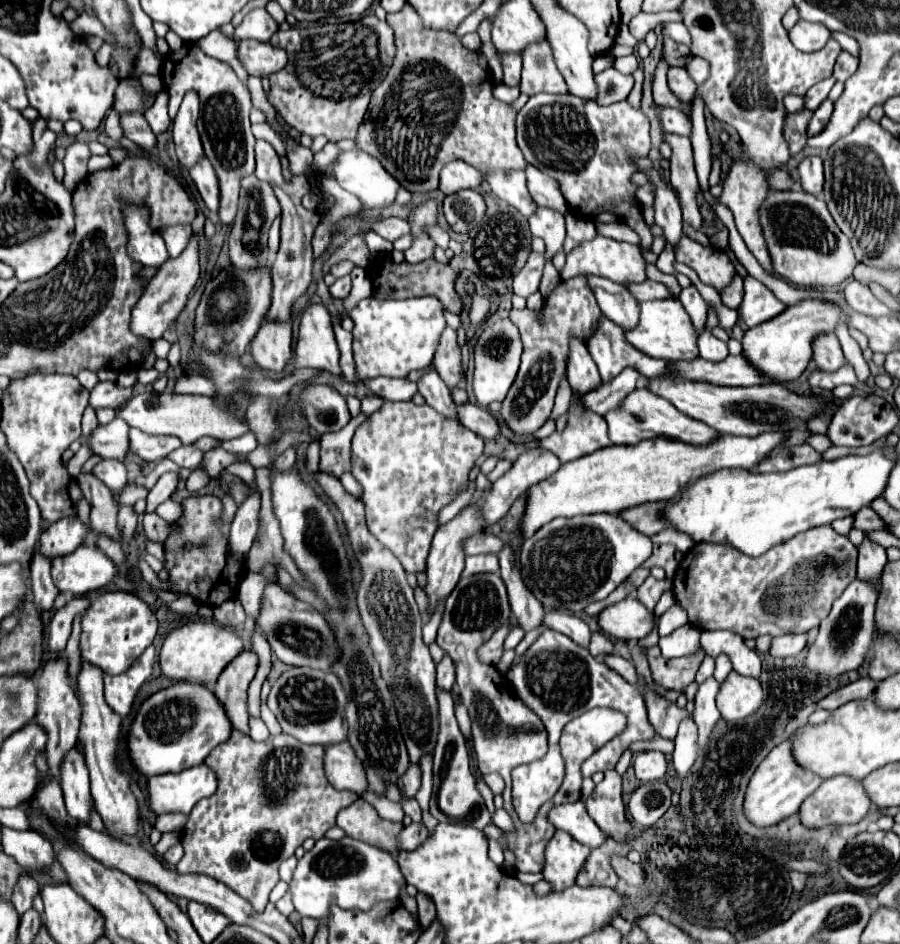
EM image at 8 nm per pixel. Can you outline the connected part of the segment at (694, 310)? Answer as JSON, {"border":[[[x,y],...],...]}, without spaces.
{"border":[[[690,285],[690,287],[682,289],[682,293],[678,295],[678,299],[682,301],[684,309],[688,311],[688,315],[690,315],[690,319],[692,319],[694,327],[696,327],[698,331],[702,331],[702,329],[704,329],[704,325],[706,325],[708,305],[706,305],[706,301],[700,297],[698,289],[696,289],[694,285]]]}

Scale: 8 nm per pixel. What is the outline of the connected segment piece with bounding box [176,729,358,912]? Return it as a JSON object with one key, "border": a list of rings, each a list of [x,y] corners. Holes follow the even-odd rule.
{"border":[[[232,729],[232,737],[218,745],[216,751],[204,759],[216,777],[218,789],[212,797],[198,801],[188,815],[188,821],[182,829],[182,845],[184,857],[176,865],[178,873],[204,873],[216,881],[222,881],[240,897],[248,899],[257,912],[262,912],[269,902],[270,891],[280,881],[278,865],[282,857],[292,857],[296,847],[300,847],[308,837],[320,839],[324,833],[336,825],[338,809],[352,805],[358,795],[352,791],[334,789],[324,777],[324,747],[322,745],[304,745],[296,741],[292,735],[280,733],[270,735],[266,741],[256,743],[248,735]],[[262,833],[274,833],[274,843],[266,845],[262,841]]]}

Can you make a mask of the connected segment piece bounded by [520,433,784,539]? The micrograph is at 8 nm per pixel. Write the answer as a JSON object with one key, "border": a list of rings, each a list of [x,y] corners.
{"border":[[[762,433],[762,435],[758,435],[758,437],[720,435],[720,437],[718,437],[718,441],[716,441],[716,445],[712,443],[712,445],[708,445],[708,447],[692,447],[692,445],[686,445],[686,443],[680,443],[680,441],[672,441],[672,439],[650,439],[650,441],[642,441],[640,445],[612,445],[612,447],[604,447],[604,449],[594,451],[594,453],[590,453],[590,455],[586,455],[586,457],[580,457],[580,459],[576,459],[576,461],[562,463],[562,465],[560,465],[560,469],[558,469],[552,477],[544,479],[544,481],[540,481],[540,483],[532,485],[532,489],[528,489],[528,493],[526,493],[526,509],[524,509],[524,517],[522,517],[522,523],[520,523],[522,539],[528,539],[528,537],[530,537],[530,535],[534,535],[542,525],[546,525],[548,521],[552,521],[552,519],[556,519],[556,517],[576,517],[576,515],[592,515],[592,513],[620,513],[620,511],[624,511],[624,509],[628,509],[628,507],[636,507],[636,505],[642,505],[642,503],[670,501],[672,497],[678,497],[680,489],[682,489],[682,487],[686,487],[686,485],[688,485],[692,479],[696,479],[696,477],[702,477],[702,475],[714,473],[714,471],[724,469],[724,467],[730,467],[730,469],[732,469],[732,467],[742,467],[742,469],[752,469],[752,467],[756,467],[756,465],[760,463],[760,459],[764,459],[764,457],[766,457],[772,449],[776,449],[782,441],[784,441],[784,433]]]}

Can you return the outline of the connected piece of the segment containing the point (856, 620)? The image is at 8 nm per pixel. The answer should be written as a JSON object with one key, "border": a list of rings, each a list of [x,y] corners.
{"border":[[[854,579],[846,587],[842,597],[836,599],[830,615],[820,623],[818,637],[806,657],[806,671],[808,673],[836,677],[840,673],[854,671],[862,665],[862,661],[866,659],[866,651],[872,643],[876,599],[878,599],[878,589],[876,589],[876,585],[872,585],[868,581]]]}

